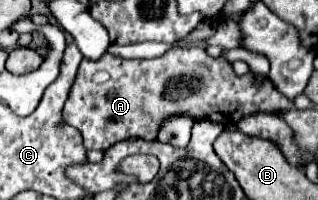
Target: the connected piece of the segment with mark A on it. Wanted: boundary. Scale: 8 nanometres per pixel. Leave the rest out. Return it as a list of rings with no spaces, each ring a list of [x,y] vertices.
[[[185,46],[185,48],[171,48],[163,56],[153,60],[125,60],[113,54],[103,54],[99,60],[83,58],[77,70],[77,78],[71,86],[69,98],[63,108],[63,120],[75,126],[83,136],[83,146],[87,150],[107,150],[113,144],[127,140],[127,138],[141,138],[141,140],[157,140],[157,132],[161,124],[169,116],[187,114],[193,120],[211,120],[221,124],[235,124],[245,116],[265,112],[277,114],[287,112],[293,108],[293,102],[283,96],[267,76],[247,72],[245,76],[235,76],[231,62],[223,56],[213,58],[207,54],[203,46]]]

